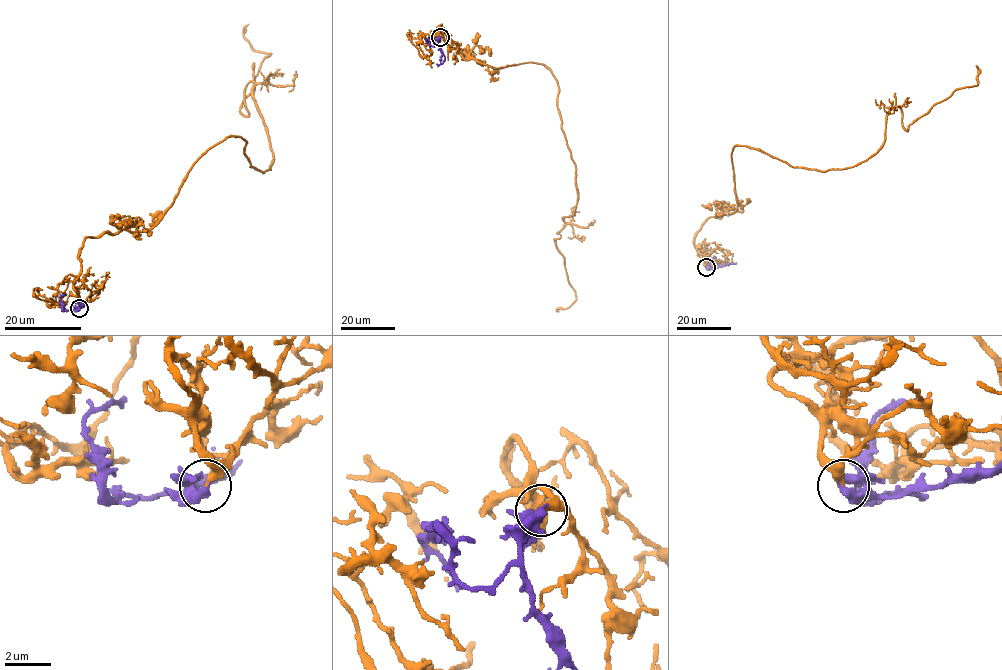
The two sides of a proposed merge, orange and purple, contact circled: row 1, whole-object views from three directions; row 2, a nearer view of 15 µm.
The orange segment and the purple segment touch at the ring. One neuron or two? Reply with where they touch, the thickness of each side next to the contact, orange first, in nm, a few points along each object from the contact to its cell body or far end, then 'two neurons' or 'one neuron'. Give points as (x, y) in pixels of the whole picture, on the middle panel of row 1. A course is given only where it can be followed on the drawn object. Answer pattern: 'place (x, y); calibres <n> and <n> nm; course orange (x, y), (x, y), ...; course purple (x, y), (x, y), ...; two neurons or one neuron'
place (440, 37); calibres 340 and 440 nm; course orange (440, 37), (441, 25), (467, 60), (542, 63), (557, 81), (578, 199), (554, 240), (576, 300), (560, 307); course purple (440, 37), (437, 44), (445, 60), (442, 64), (436, 64); one neuron

